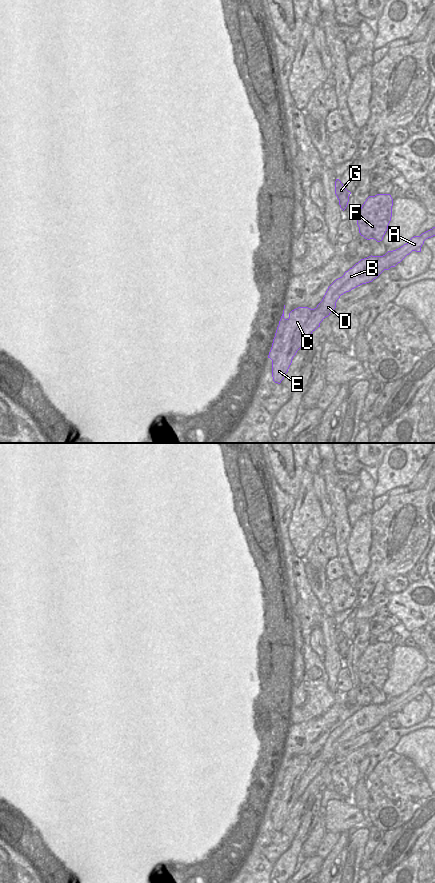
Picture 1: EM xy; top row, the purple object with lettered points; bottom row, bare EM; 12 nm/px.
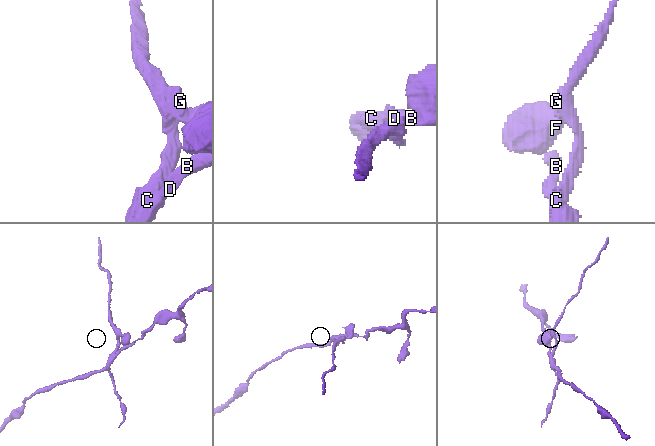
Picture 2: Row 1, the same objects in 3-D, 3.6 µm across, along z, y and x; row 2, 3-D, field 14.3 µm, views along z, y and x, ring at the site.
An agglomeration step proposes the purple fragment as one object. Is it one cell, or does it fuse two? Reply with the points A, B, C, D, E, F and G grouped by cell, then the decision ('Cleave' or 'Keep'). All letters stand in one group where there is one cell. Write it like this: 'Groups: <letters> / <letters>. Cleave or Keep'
Groups: A B D / C E F G. Cleave.

